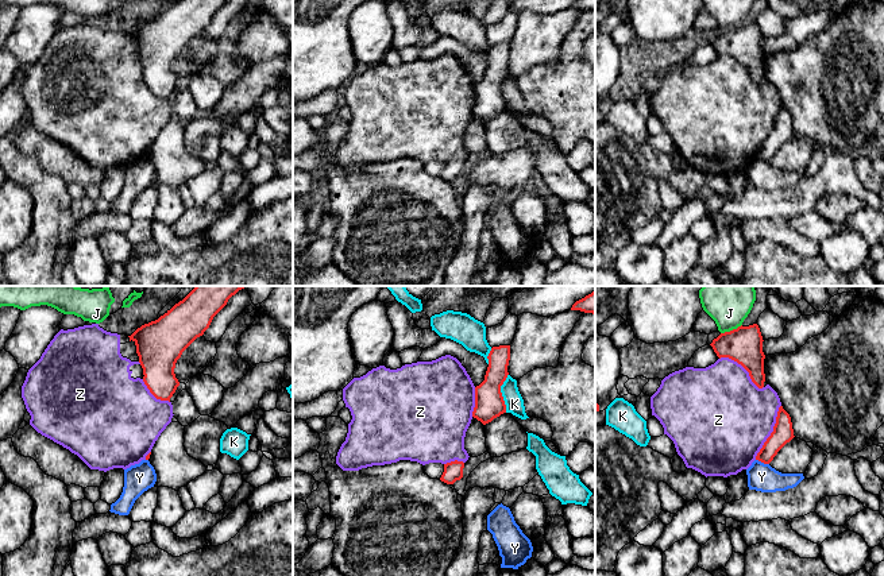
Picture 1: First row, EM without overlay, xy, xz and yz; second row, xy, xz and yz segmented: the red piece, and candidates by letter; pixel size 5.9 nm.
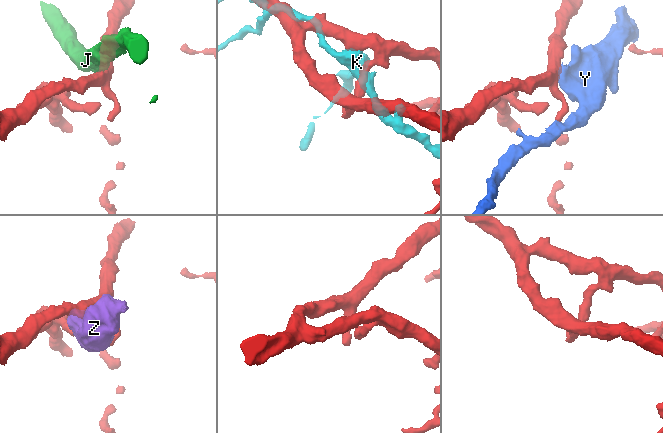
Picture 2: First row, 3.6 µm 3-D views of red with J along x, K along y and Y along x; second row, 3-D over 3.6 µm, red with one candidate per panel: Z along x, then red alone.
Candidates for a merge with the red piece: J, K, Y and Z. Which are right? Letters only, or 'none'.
none

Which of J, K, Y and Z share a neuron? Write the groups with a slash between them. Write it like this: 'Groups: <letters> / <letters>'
Groups: J / K / Y / Z

